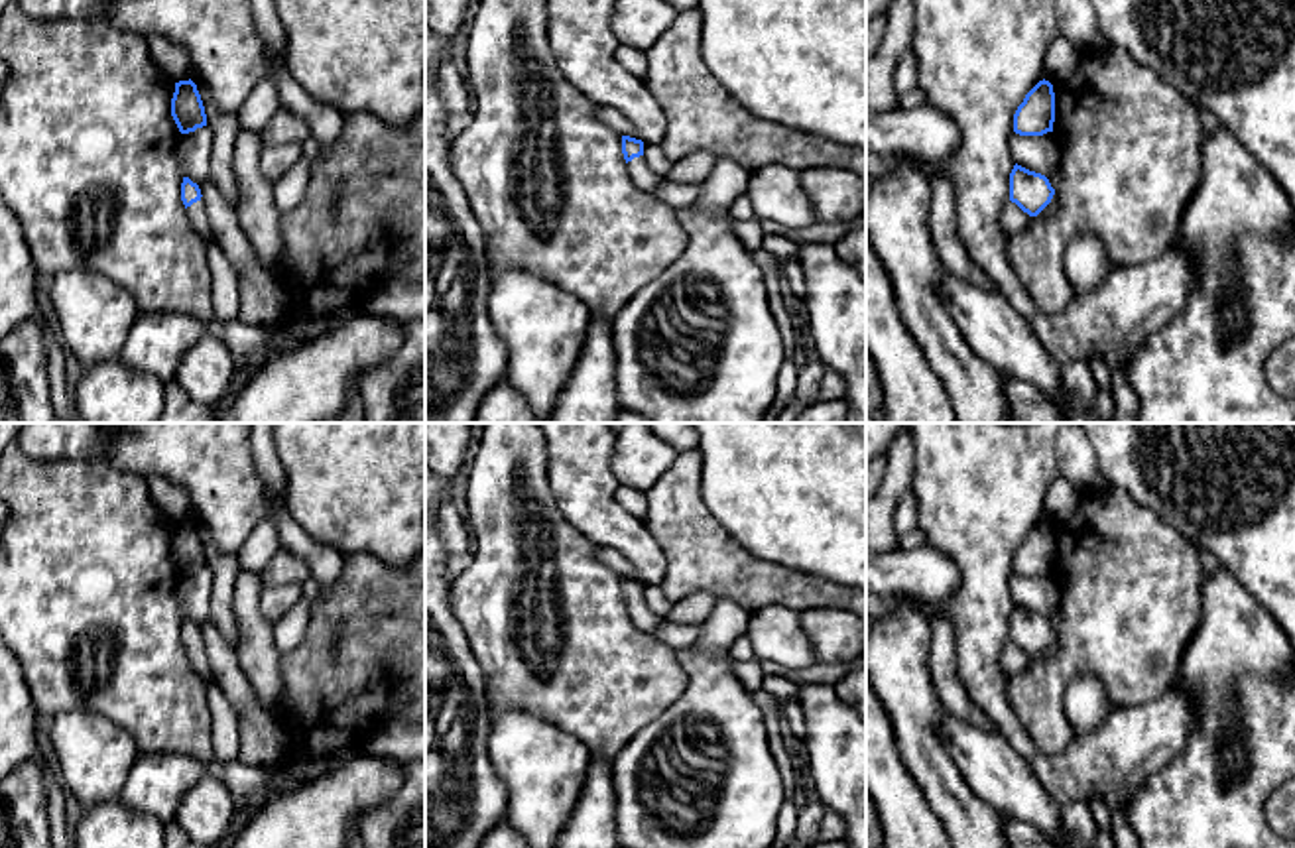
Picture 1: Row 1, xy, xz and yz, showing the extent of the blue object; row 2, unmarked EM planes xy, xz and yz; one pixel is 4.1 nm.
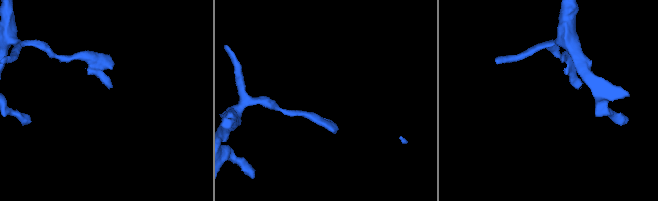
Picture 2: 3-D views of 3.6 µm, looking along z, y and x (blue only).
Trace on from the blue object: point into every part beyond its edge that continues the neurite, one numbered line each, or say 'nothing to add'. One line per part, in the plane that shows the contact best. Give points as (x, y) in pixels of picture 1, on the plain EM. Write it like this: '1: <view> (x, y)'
nothing to add

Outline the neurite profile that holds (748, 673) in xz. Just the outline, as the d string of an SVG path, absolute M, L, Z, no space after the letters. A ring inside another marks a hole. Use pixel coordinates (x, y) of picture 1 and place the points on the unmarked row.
M756 657L748 661L732 661L732 671L746 691L756 693L762 689L766 673Z

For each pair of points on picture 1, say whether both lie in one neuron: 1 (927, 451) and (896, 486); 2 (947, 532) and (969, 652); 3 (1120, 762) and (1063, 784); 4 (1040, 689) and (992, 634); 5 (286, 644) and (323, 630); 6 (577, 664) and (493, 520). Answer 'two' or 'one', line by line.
1: two
2: one
3: one
4: two
5: two
6: one

